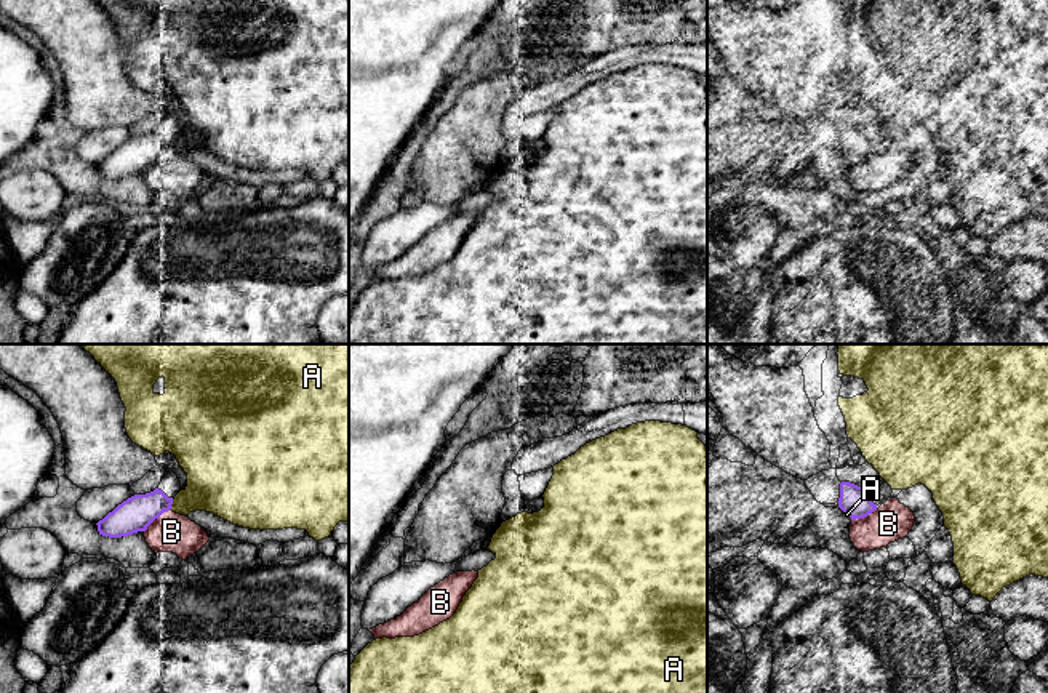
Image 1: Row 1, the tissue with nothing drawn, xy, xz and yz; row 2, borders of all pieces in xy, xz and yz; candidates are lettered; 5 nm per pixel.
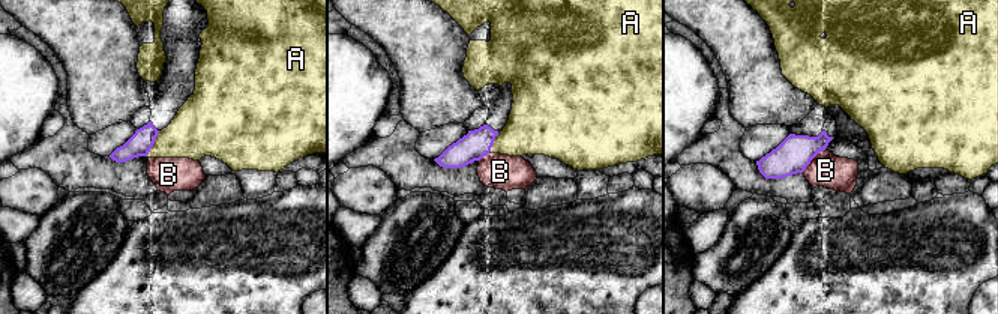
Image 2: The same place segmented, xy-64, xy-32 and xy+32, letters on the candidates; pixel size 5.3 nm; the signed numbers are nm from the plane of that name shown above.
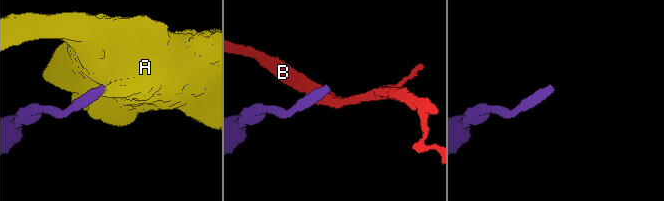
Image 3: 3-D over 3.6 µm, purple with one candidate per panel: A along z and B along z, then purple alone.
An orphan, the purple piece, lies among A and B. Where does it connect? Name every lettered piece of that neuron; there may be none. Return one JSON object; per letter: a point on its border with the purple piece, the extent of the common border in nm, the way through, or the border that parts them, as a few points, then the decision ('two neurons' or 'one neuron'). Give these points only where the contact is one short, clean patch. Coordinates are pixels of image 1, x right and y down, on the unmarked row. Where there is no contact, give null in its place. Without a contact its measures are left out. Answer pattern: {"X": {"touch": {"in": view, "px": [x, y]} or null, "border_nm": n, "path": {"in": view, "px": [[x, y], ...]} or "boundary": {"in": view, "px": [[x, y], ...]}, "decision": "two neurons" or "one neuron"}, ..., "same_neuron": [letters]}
{"A": {"touch": {"in": "xy", "px": [172, 144]}, "border_nm": 60, "decision": "two neurons"}, "B": {"touch": {"in": "xy", "px": [156, 159]}, "border_nm": 170, "decision": "two neurons"}, "same_neuron": []}

